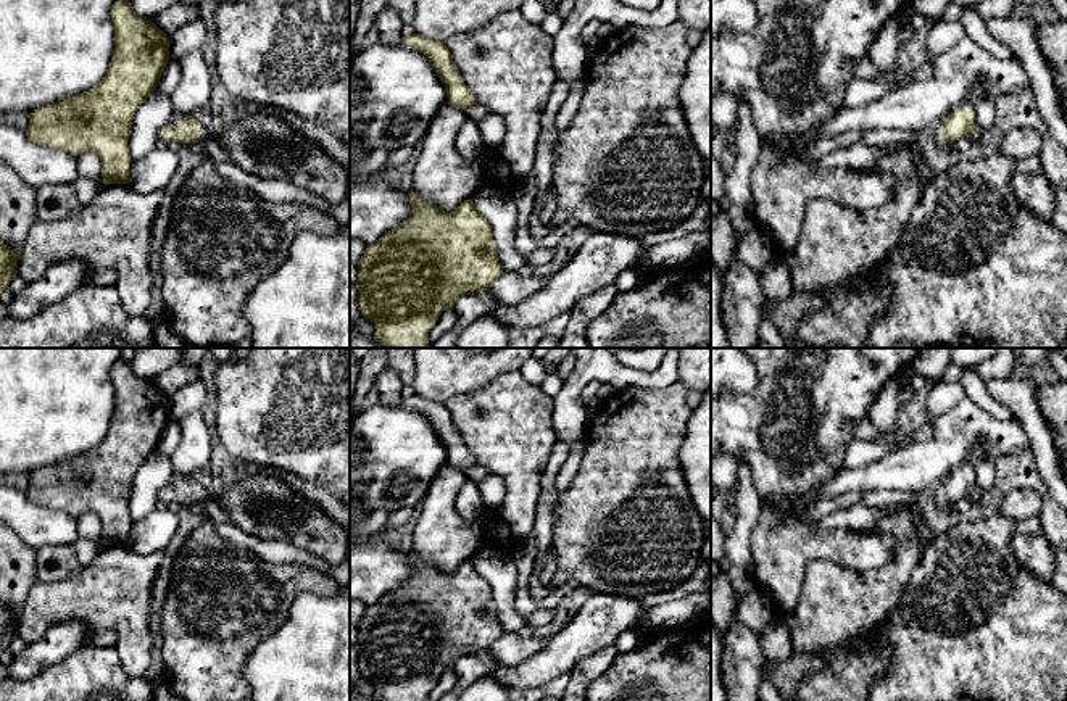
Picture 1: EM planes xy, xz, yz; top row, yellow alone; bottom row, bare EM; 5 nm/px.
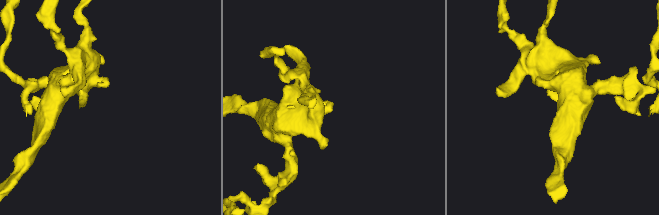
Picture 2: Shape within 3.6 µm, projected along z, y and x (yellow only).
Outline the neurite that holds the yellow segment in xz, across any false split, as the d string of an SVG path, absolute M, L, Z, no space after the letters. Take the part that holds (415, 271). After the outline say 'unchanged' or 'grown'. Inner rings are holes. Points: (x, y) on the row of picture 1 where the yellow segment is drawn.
M413 189L408 195L414 216L369 243L358 263L358 308L374 324L384 348L430 348L427 335L442 311L453 308L459 297L471 295L474 290L492 288L503 274L492 226L477 211L472 198L464 200L455 211L448 213L419 198Z; unchanged

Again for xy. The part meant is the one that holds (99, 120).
M116 0L111 8L114 50L105 77L90 90L44 105L27 114L26 135L31 142L64 150L74 156L93 151L102 161L103 184L127 184L131 155L129 135L139 106L156 90L169 61L169 37L152 19L139 16L129 2Z; unchanged

